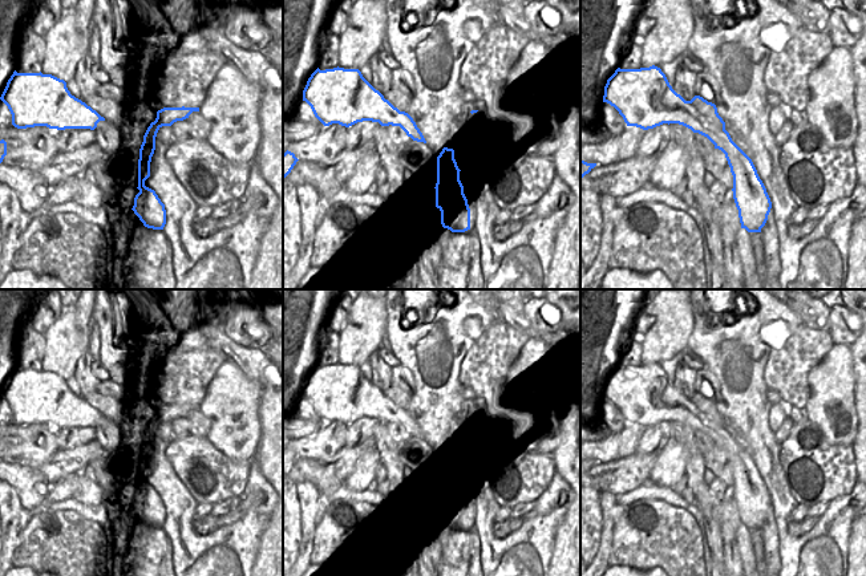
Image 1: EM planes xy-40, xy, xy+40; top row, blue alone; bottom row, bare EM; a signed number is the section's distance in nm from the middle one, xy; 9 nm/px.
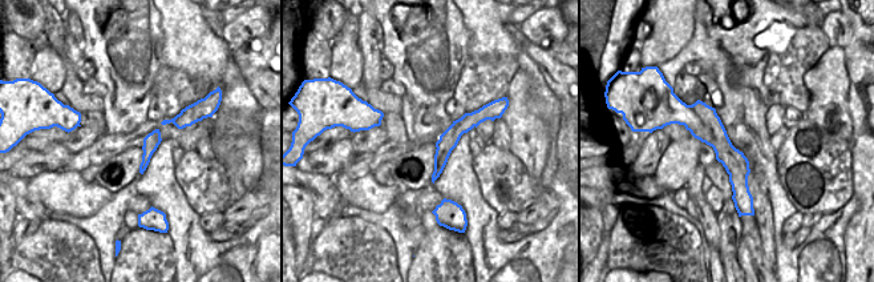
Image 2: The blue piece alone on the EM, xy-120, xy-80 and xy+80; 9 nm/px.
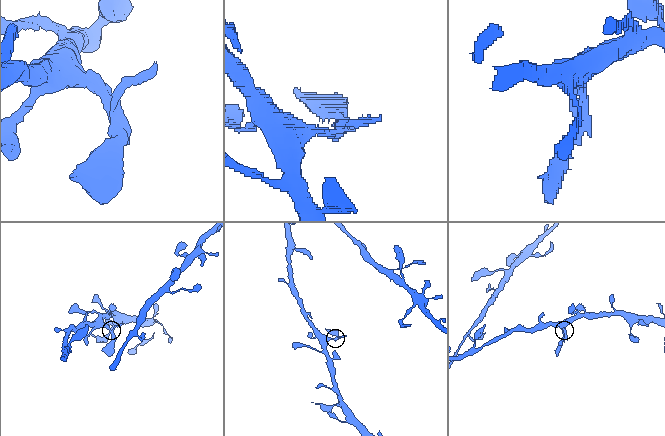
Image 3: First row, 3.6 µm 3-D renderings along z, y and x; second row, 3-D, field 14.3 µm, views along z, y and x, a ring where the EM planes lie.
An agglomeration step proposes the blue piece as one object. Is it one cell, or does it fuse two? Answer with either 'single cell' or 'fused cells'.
fused cells

